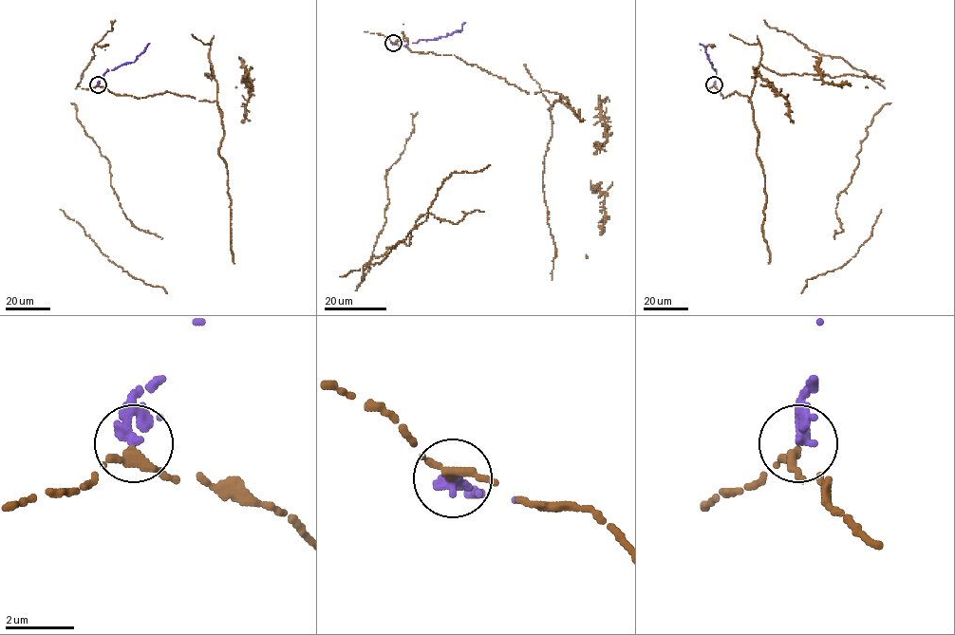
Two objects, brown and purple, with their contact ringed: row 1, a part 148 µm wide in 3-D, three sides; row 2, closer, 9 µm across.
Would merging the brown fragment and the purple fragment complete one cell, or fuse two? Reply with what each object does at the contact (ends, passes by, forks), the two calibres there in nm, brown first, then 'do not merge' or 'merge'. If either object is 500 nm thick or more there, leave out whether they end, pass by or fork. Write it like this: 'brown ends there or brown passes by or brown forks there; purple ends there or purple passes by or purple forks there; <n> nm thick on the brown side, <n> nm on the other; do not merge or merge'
brown ends there; purple ends there; 400 nm thick on the brown side, 340 nm on the other; do not merge

